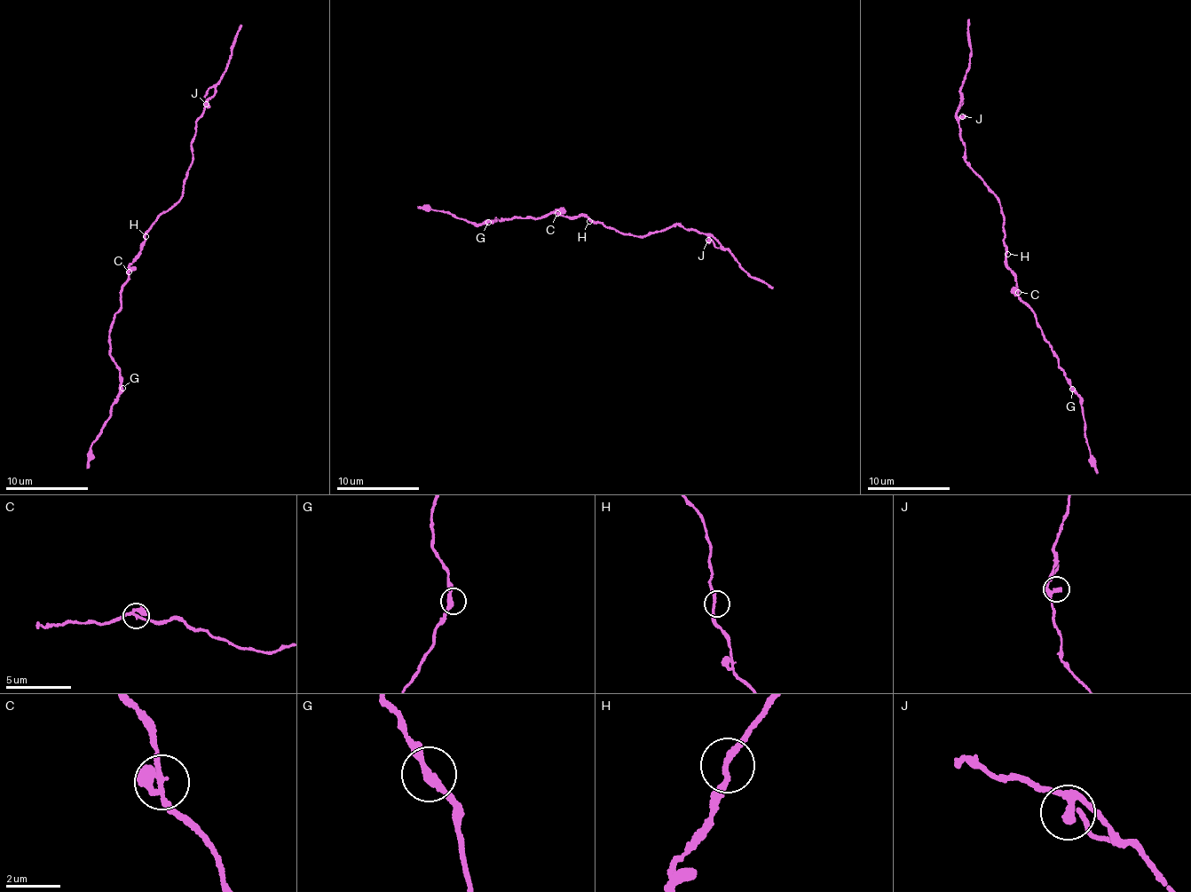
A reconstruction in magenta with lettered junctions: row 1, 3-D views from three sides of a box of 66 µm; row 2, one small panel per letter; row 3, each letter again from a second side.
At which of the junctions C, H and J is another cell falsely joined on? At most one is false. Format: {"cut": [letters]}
{"cut": []}

